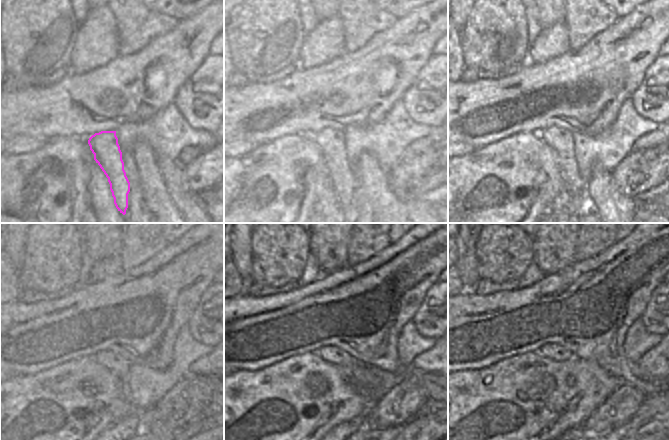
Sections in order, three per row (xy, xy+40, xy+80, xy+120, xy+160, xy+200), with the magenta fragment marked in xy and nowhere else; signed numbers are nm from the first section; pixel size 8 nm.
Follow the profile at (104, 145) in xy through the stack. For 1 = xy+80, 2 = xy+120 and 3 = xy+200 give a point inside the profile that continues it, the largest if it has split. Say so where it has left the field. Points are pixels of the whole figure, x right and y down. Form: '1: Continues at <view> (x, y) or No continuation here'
1: Continues at xy+80 (560, 140)
2: Continues at xy+120 (116, 364)
3: Continues at xy+200 (554, 351)

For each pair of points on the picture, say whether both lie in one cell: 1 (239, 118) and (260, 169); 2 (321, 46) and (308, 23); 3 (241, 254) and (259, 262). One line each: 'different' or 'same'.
1: different
2: different
3: different

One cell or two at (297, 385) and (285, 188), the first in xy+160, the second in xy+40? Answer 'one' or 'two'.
one

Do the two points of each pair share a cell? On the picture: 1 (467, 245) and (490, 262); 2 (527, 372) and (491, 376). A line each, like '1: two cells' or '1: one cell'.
1: two cells
2: one cell

